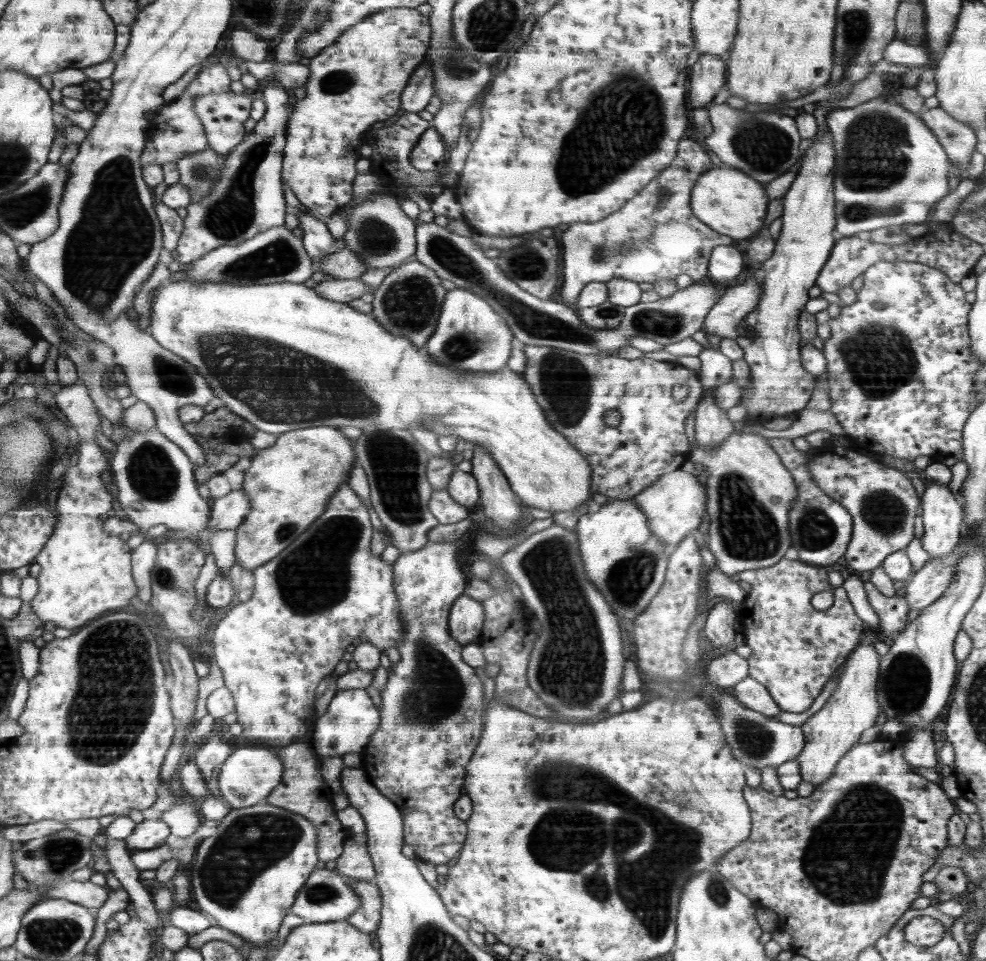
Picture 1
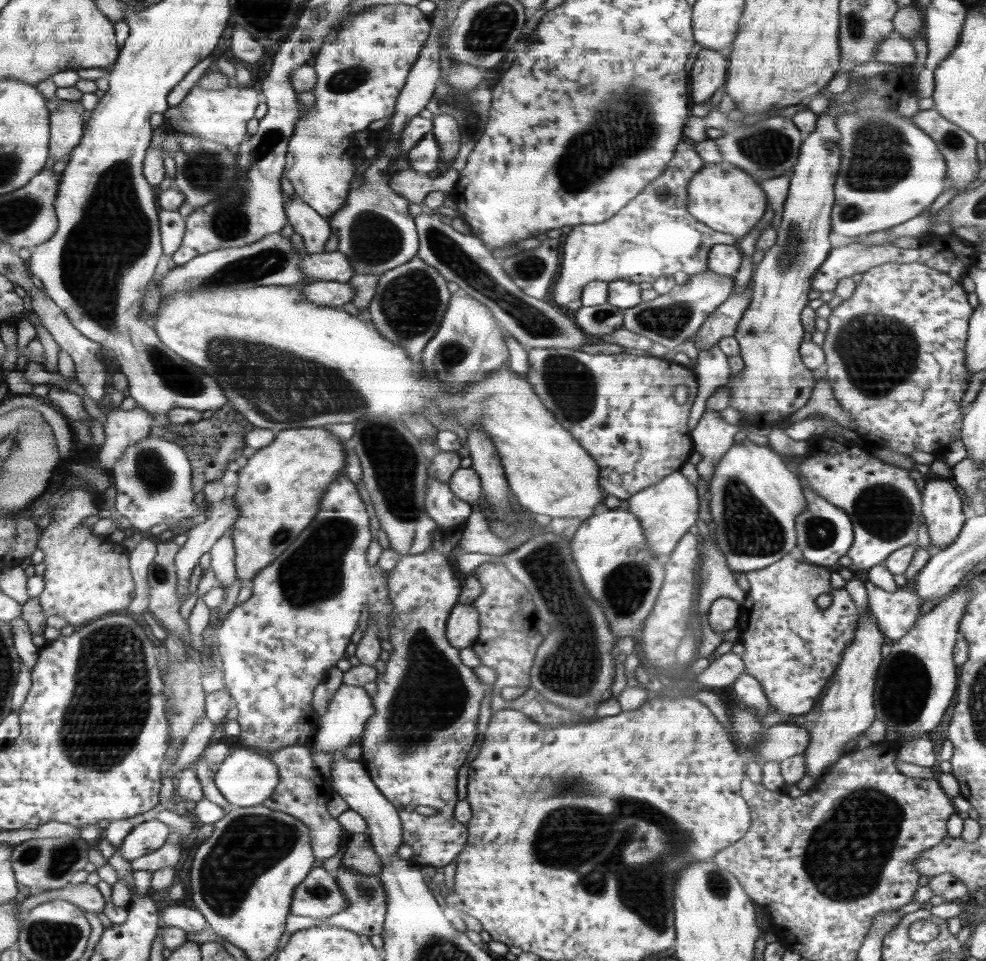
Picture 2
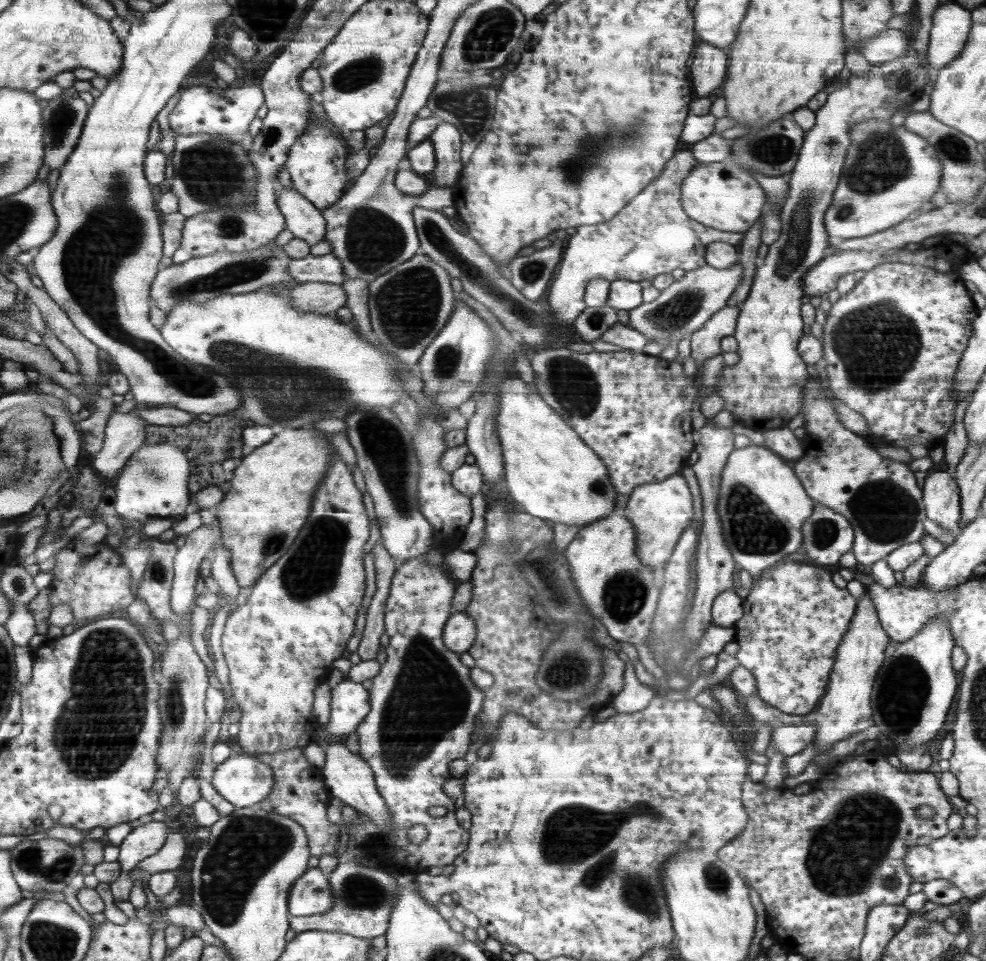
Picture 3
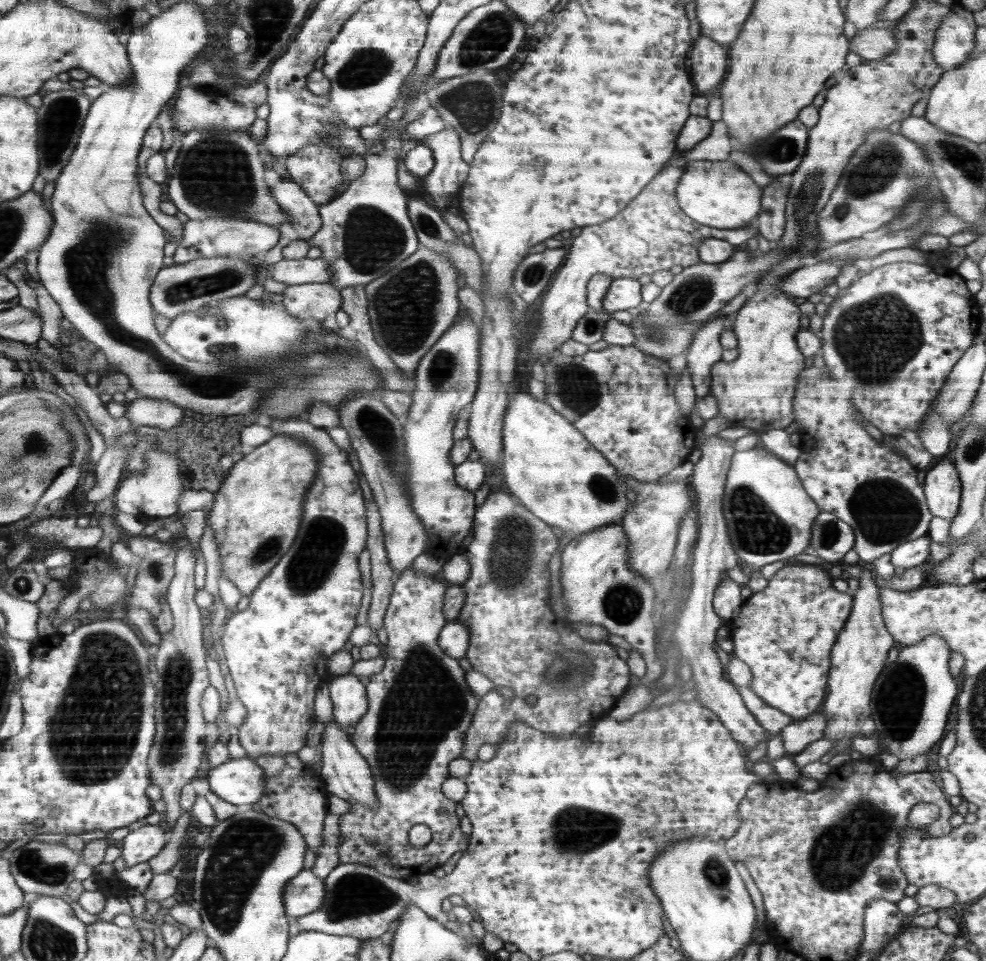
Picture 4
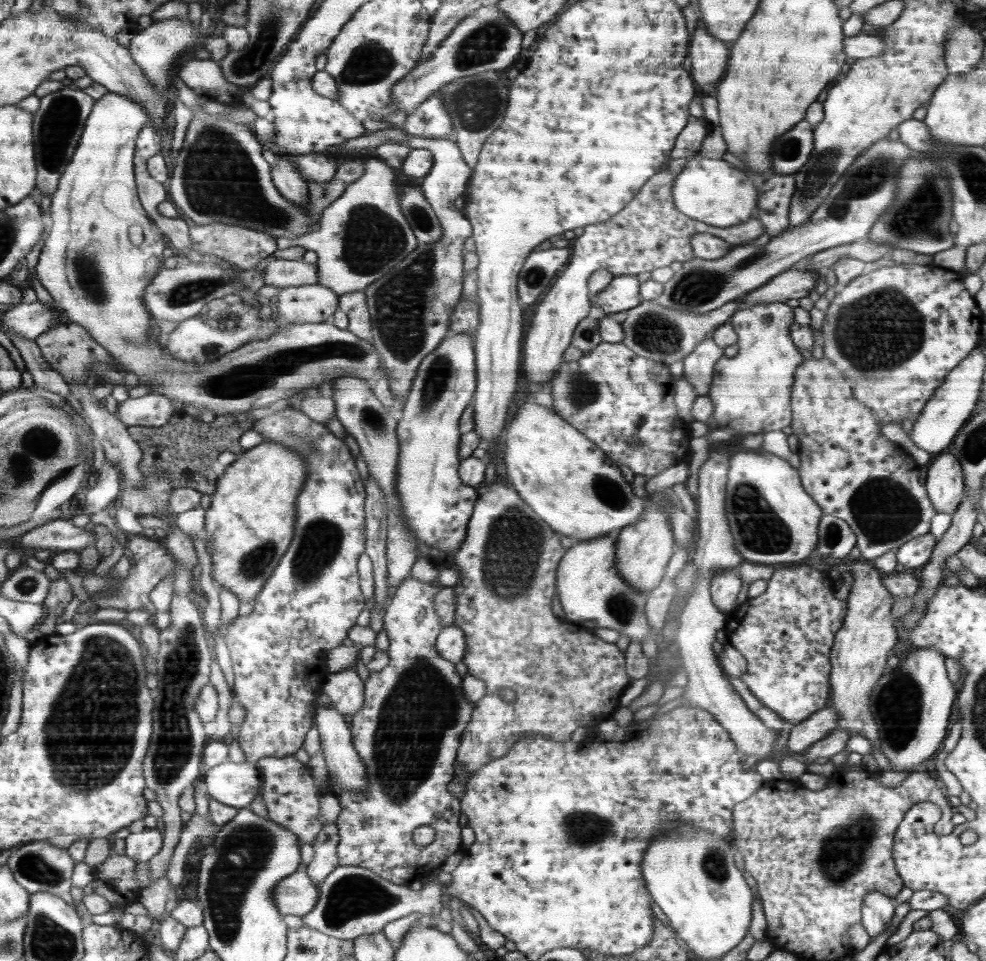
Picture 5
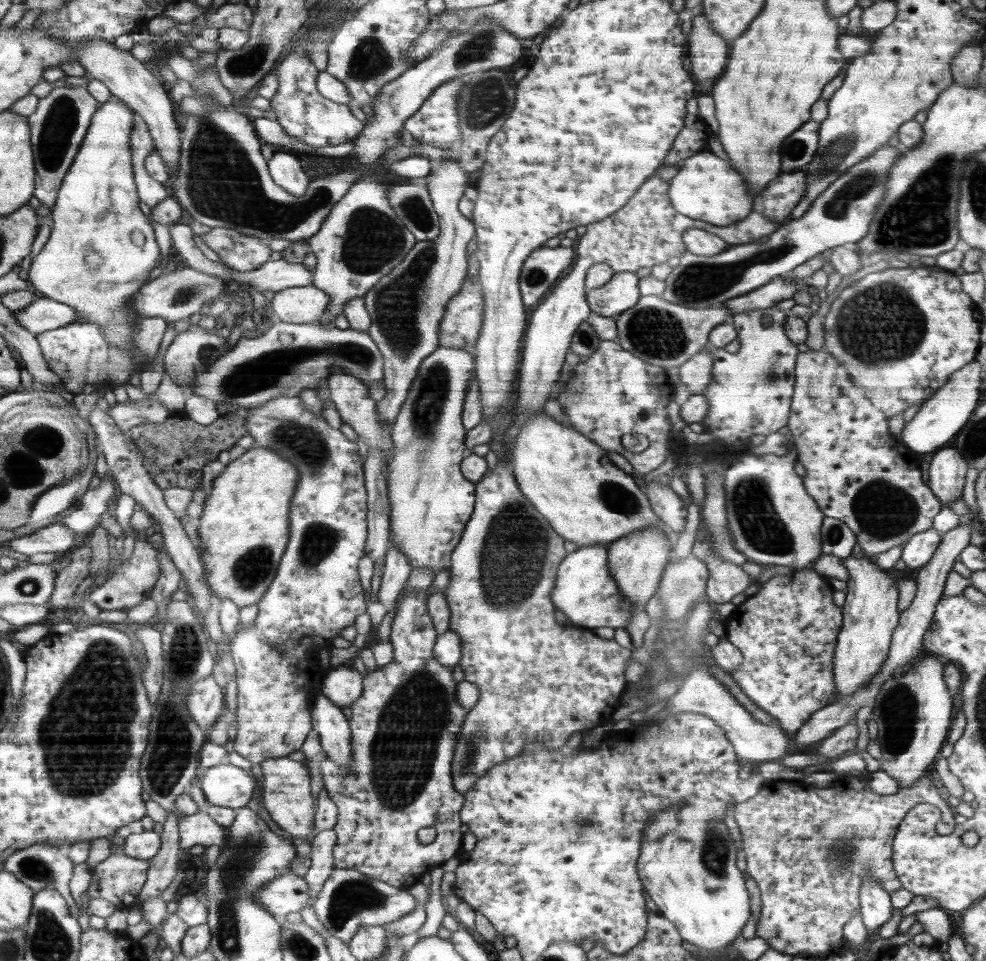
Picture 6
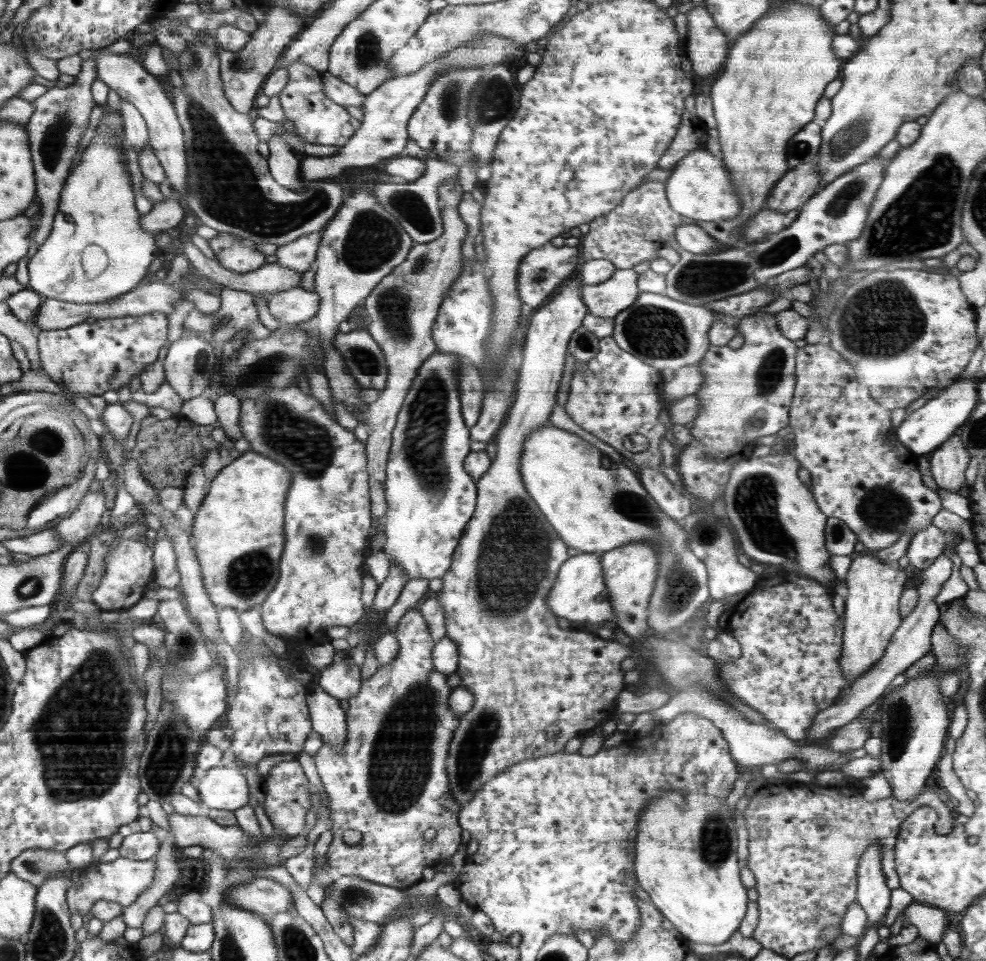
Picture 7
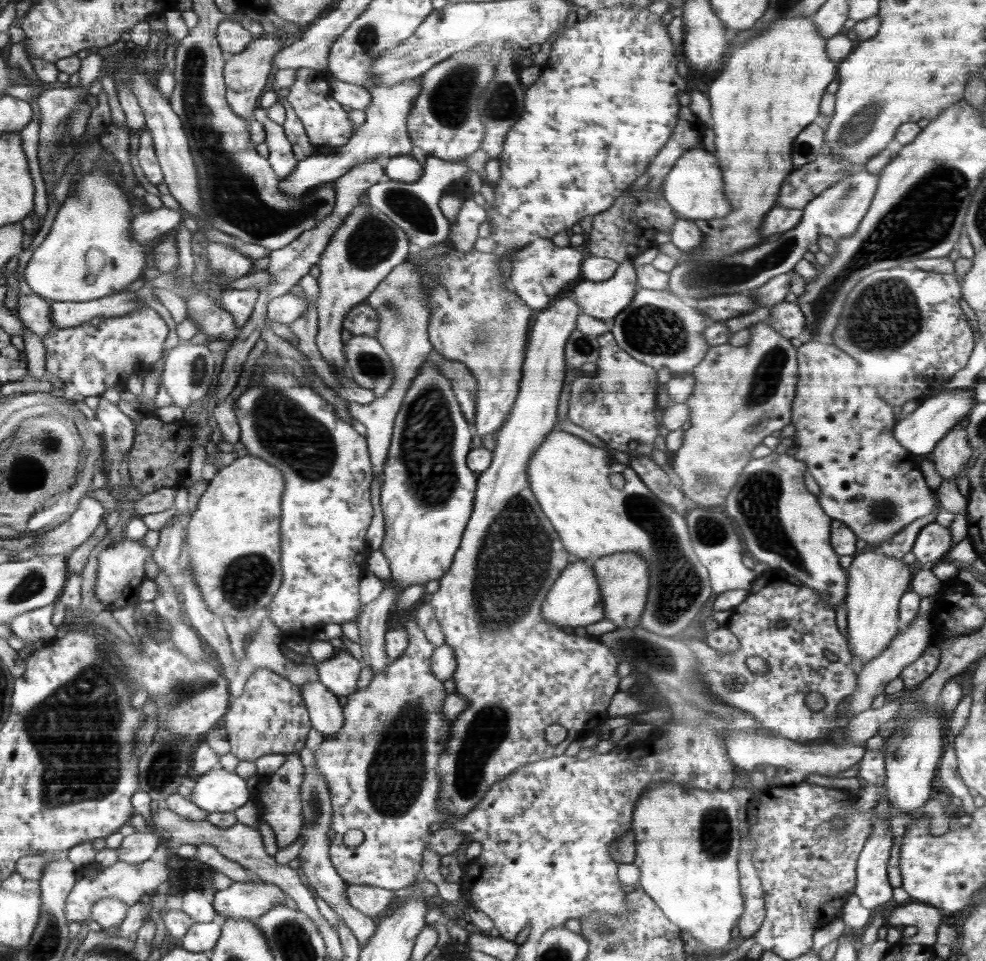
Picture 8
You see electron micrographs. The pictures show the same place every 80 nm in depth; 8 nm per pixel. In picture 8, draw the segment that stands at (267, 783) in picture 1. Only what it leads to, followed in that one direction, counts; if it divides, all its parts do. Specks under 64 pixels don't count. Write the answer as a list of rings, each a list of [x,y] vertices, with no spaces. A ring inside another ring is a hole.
[[[217,767],[197,777],[189,799],[207,812],[233,812],[248,802],[246,780]]]

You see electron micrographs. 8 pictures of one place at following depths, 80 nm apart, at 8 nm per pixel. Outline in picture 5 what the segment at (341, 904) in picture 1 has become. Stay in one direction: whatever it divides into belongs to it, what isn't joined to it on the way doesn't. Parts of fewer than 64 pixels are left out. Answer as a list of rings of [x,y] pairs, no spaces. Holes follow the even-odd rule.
[[[303,870],[283,879],[275,889],[274,901],[282,918],[286,915],[303,917],[308,915],[318,904],[320,890],[310,881],[310,877]]]

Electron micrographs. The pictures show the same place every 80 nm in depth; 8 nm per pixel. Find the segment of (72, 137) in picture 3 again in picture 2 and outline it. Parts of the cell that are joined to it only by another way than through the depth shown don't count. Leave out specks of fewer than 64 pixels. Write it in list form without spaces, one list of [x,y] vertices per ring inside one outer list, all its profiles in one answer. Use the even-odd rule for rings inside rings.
[[[70,101],[50,113],[50,158],[55,162],[78,146],[85,131],[84,111],[80,101]]]

